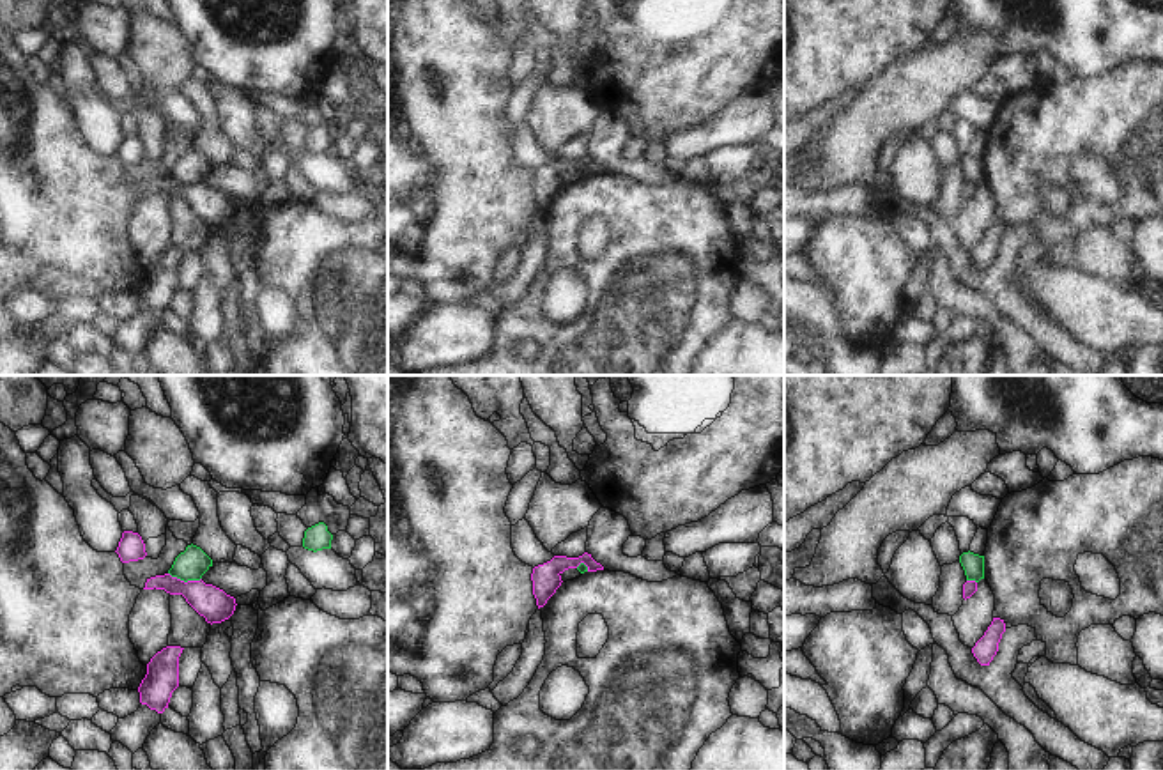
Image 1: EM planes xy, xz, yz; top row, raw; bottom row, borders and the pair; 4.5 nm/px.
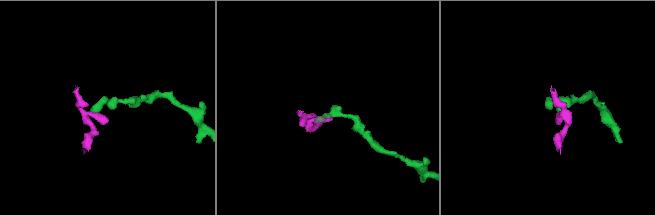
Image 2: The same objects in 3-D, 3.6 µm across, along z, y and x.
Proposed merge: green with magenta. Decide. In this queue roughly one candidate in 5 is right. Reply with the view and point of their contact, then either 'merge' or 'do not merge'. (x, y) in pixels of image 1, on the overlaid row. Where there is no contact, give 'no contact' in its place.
meets green in xy at (184, 581); do not merge

